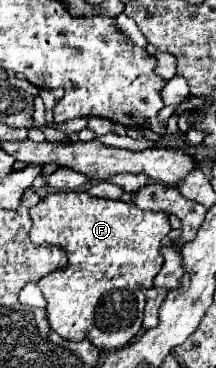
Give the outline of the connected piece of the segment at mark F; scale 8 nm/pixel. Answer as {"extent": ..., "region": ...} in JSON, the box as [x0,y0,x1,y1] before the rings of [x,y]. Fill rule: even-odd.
{"extent":[30,191,170,351],"region":[[[68,191],[68,193],[50,193],[36,207],[30,209],[32,229],[30,239],[34,245],[60,245],[68,253],[70,265],[64,271],[54,271],[44,277],[38,285],[48,301],[48,321],[54,331],[64,339],[80,341],[90,339],[98,349],[112,351],[128,345],[142,329],[144,319],[144,289],[152,287],[154,277],[162,267],[160,241],[170,233],[170,221],[166,213],[142,211],[136,205],[128,205],[112,199],[90,197],[88,193]]]}

